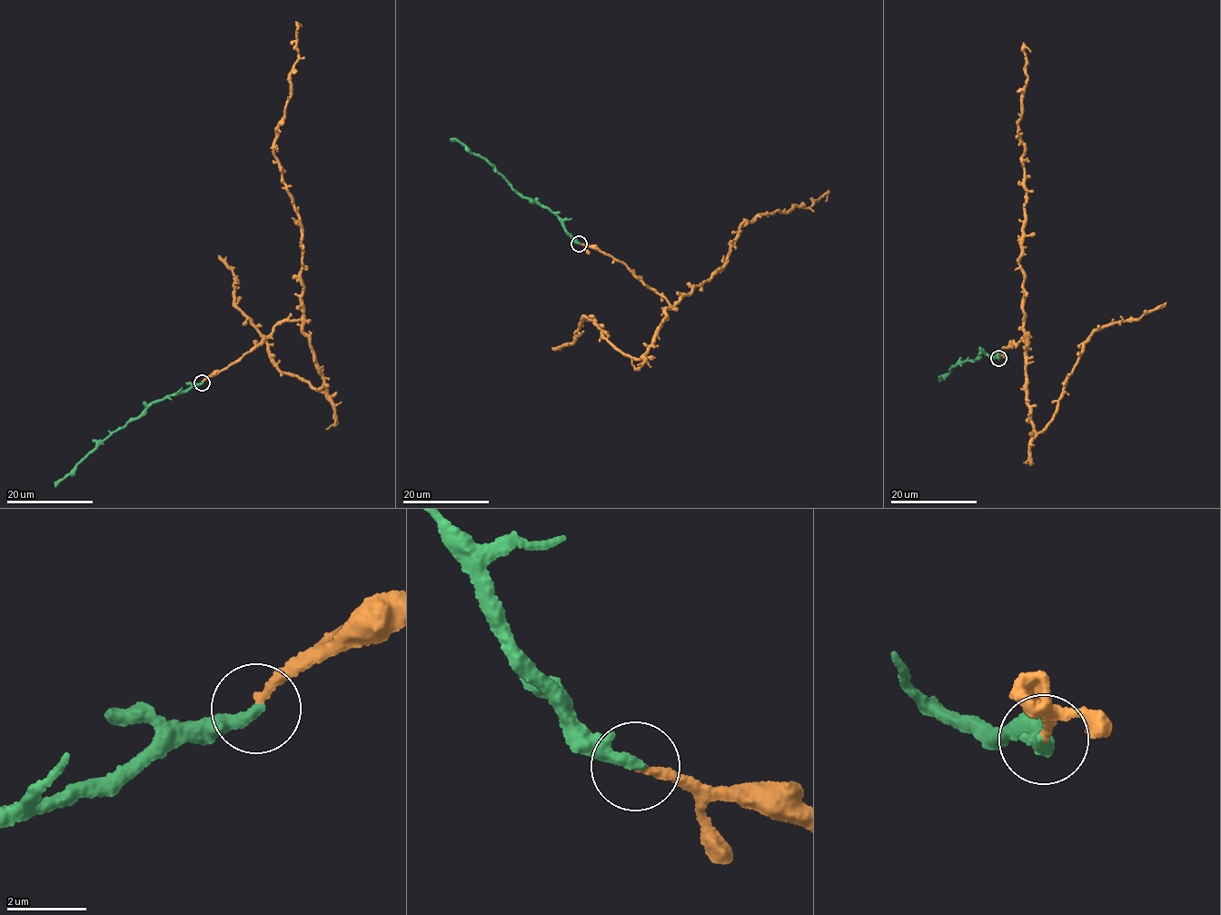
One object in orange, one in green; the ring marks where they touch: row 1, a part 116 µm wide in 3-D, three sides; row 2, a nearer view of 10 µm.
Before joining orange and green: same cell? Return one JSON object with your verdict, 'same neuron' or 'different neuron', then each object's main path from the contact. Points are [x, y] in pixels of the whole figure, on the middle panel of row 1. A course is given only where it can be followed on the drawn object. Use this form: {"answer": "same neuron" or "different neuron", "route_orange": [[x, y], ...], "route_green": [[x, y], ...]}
{"answer": "same neuron", "route_orange": [[579, 243], [626, 264], [672, 305], [727, 264], [743, 223], [797, 204], [810, 207], [827, 193], [826, 201]], "route_green": [[579, 243], [570, 236], [554, 213], [517, 193], [491, 163], [466, 146], [451, 139]]}

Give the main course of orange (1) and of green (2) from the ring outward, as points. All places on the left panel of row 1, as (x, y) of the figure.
1: (202, 382), (278, 324), (302, 316), (301, 220), (273, 151), (301, 26)
2: (202, 382), (156, 401), (100, 442), (55, 486)

